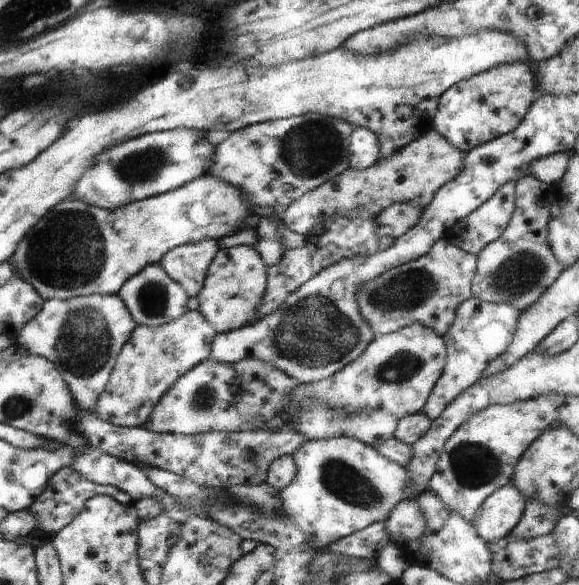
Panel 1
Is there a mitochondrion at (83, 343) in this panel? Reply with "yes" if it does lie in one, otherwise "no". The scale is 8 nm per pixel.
yes

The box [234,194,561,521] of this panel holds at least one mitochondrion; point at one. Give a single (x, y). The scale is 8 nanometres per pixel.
(313, 332)

